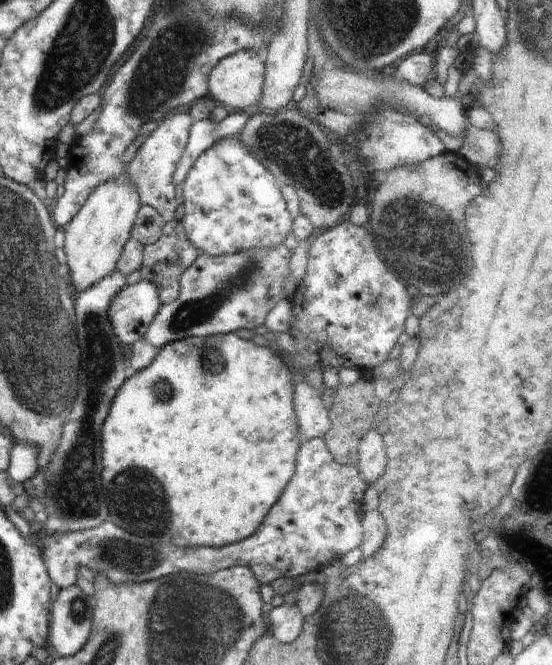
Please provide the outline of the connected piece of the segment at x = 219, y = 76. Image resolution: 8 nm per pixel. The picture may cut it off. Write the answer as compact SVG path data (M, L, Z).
M241 51L222 58L212 68L208 78L209 96L218 104L243 111L247 106L256 106L262 98L264 88L264 66L265 62L251 51Z

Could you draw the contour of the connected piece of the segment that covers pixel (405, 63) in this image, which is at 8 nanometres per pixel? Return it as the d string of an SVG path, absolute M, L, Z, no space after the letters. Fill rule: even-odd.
M418 52L406 56L396 68L395 76L413 86L424 87L425 83L435 77L436 67L432 56L426 52Z

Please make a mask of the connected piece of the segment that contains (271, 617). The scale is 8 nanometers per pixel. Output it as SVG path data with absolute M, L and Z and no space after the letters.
M283 603L277 608L268 607L269 634L280 643L294 642L303 630L303 615L297 605Z

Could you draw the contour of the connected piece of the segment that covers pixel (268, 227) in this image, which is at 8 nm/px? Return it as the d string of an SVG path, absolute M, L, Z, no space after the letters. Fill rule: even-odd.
M228 136L218 140L194 162L184 180L185 216L181 220L184 232L192 245L209 256L232 255L244 250L260 250L260 248L278 248L284 245L293 219L286 209L286 202L279 190L274 176L268 172L252 154L252 150L240 140L240 136Z

